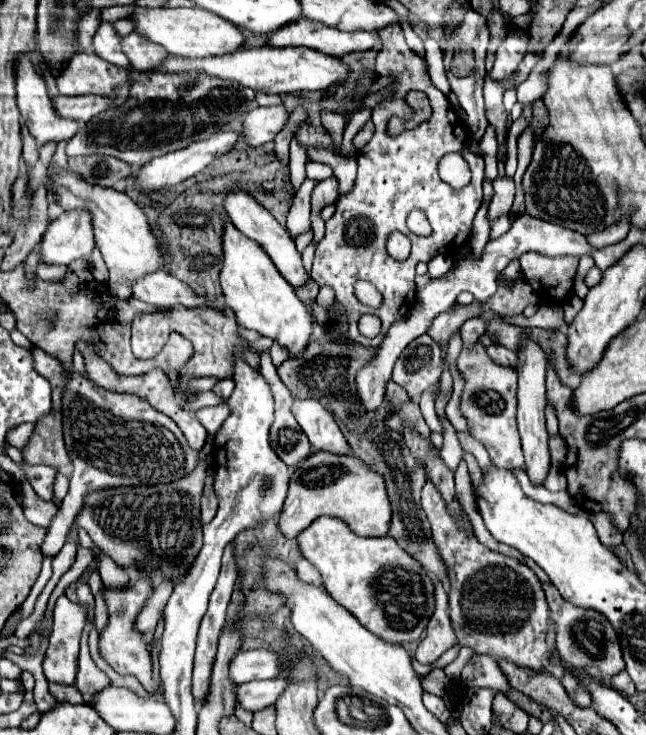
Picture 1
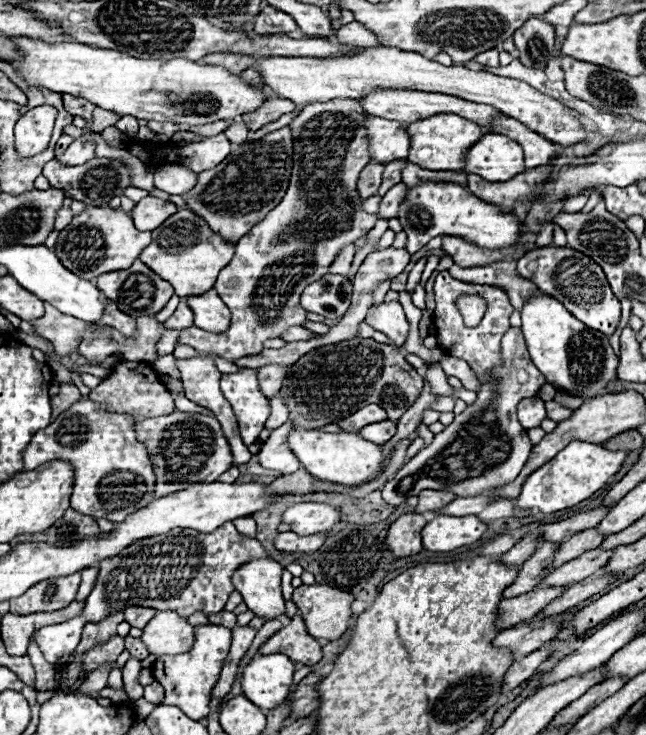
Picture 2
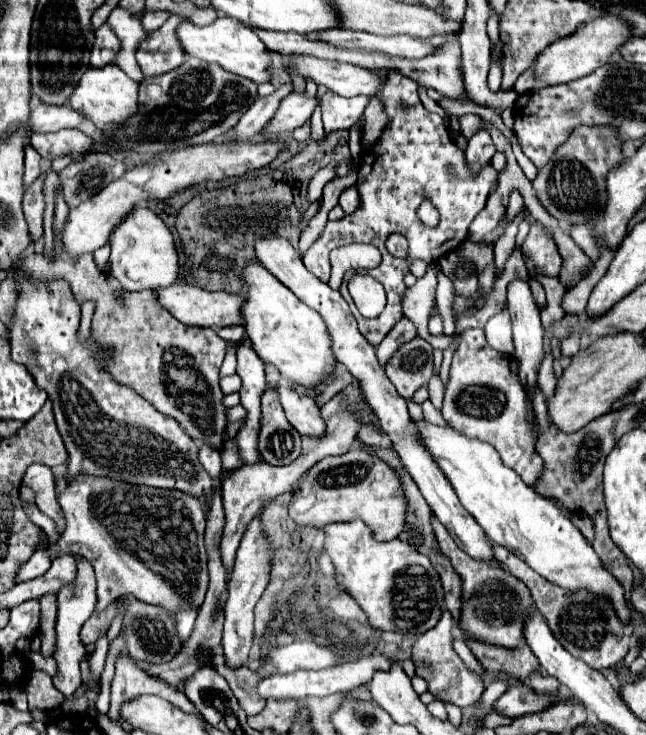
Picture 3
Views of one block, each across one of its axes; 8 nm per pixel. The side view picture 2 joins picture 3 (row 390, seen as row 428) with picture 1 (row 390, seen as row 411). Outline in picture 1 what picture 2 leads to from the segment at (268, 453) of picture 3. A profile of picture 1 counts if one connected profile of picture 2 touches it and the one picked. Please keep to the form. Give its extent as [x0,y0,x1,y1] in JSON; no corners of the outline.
[260,350,312,466]

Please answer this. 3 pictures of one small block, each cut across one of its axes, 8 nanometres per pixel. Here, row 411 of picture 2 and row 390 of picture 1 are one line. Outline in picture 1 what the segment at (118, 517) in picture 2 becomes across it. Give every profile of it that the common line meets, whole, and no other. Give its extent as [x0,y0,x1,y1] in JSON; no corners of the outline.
[44,372,200,556]

